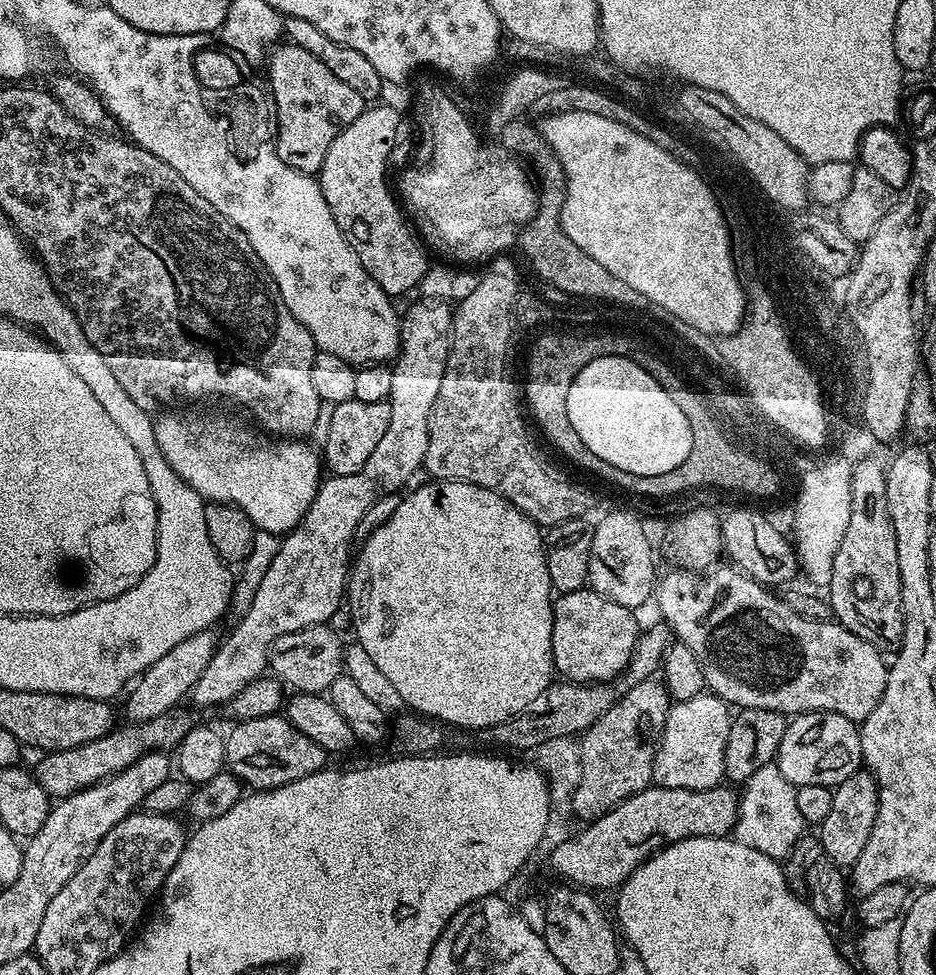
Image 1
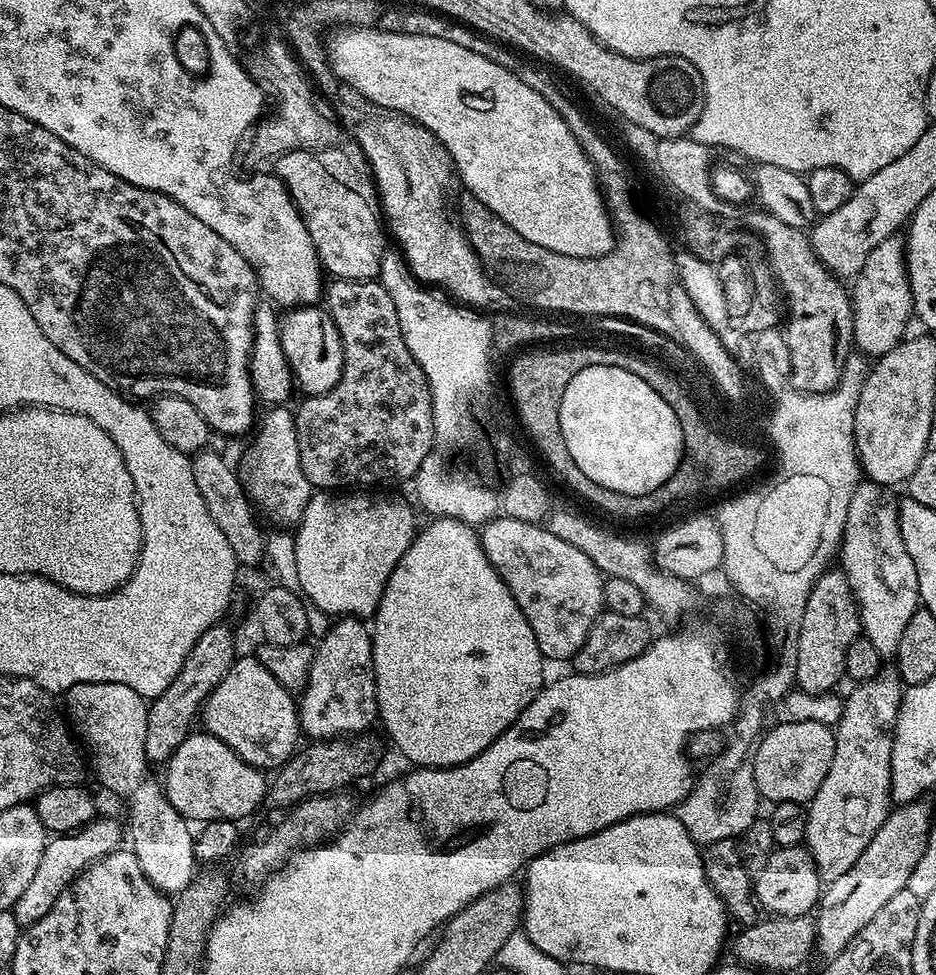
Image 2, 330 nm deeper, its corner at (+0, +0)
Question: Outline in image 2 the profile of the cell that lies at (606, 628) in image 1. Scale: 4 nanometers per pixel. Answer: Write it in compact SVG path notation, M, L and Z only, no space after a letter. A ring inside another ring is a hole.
M500 514L483 525L478 535L486 558L504 579L510 594L514 594L514 602L518 602L522 614L526 614L526 622L530 622L530 630L534 630L538 650L544 655L545 661L571 661L586 642L586 634L590 634L597 616L605 611L605 577L596 569L594 562L590 562L582 550L570 546L570 542L562 542L562 538L557 538L543 523L518 522L518 518Z

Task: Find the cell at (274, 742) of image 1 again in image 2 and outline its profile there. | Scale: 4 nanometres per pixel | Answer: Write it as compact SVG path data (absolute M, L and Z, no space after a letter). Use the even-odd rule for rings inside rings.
M193 730L188 737L174 750L174 754L166 761L162 783L165 794L169 798L178 814L187 817L189 821L207 822L212 820L242 821L243 816L248 816L259 804L263 805L266 800L266 776L263 771L250 766L238 756L226 744L210 733L203 730Z

